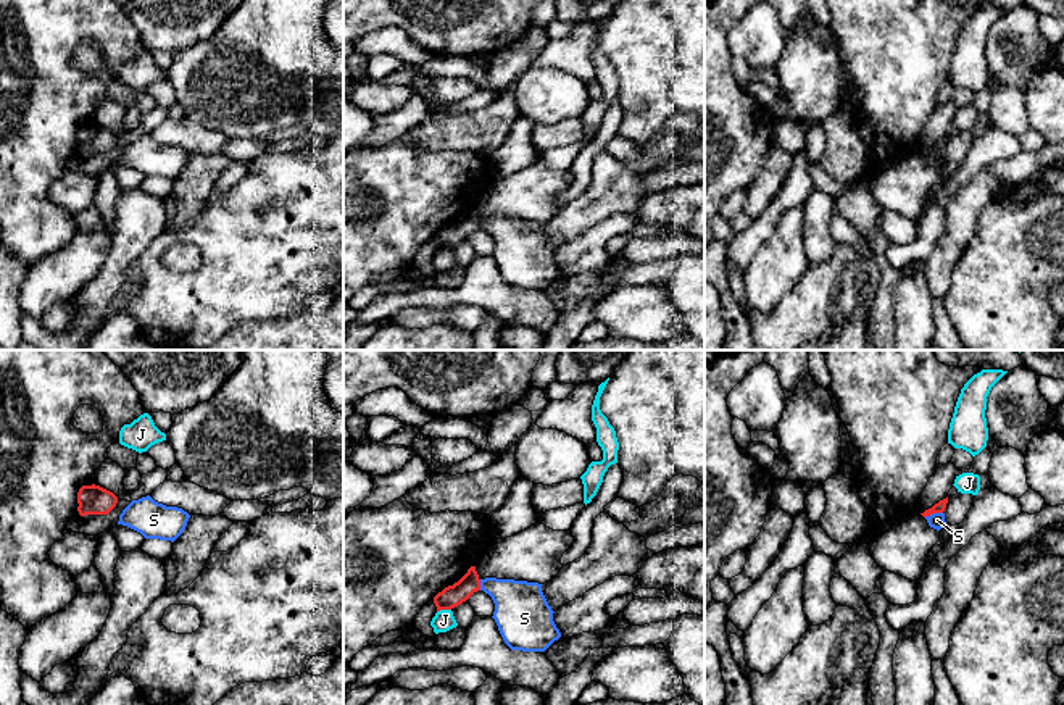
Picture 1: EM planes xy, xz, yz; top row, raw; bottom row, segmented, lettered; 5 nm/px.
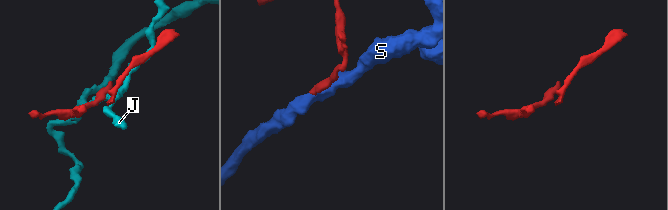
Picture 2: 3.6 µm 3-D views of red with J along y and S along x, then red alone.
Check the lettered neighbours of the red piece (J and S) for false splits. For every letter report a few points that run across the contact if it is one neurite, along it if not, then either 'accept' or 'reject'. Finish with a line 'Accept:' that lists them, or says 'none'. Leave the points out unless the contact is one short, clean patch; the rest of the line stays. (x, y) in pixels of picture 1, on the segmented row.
J: xz (450, 609), (437, 612) | reject
S: yz (942, 512), (924, 517) | reject
Accept: none

